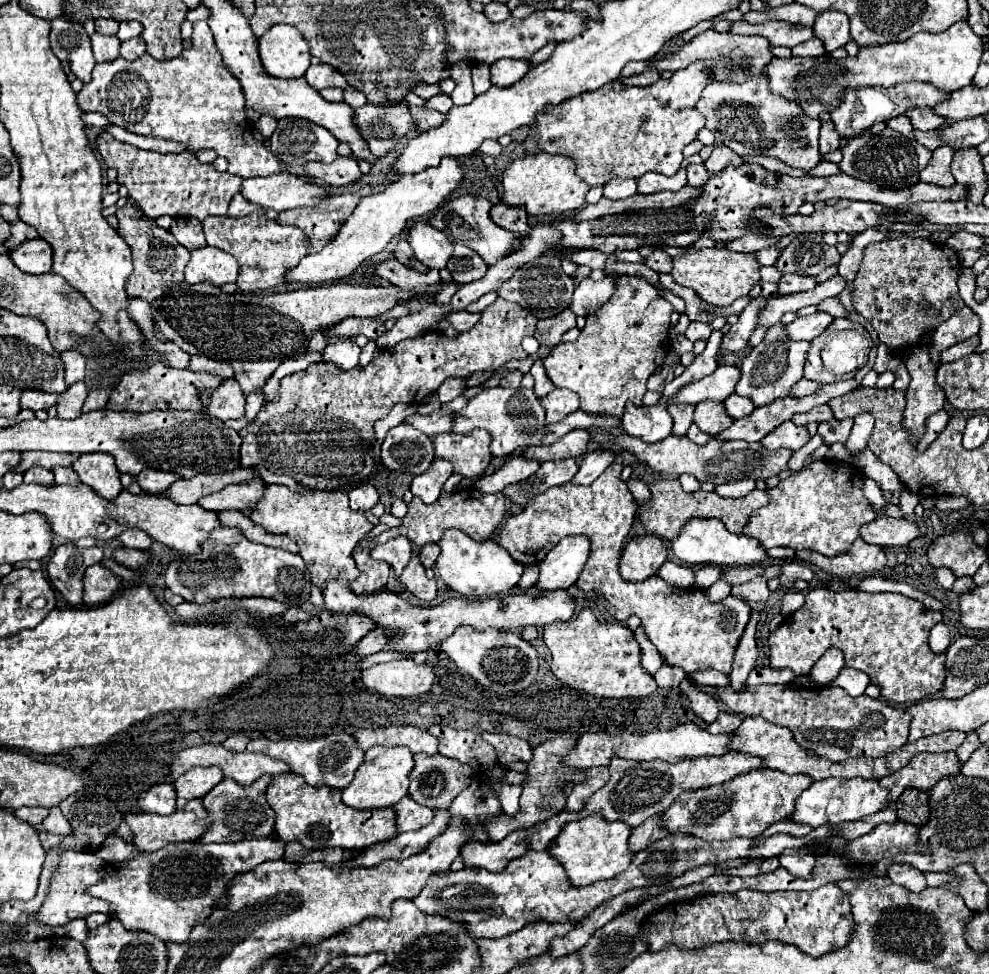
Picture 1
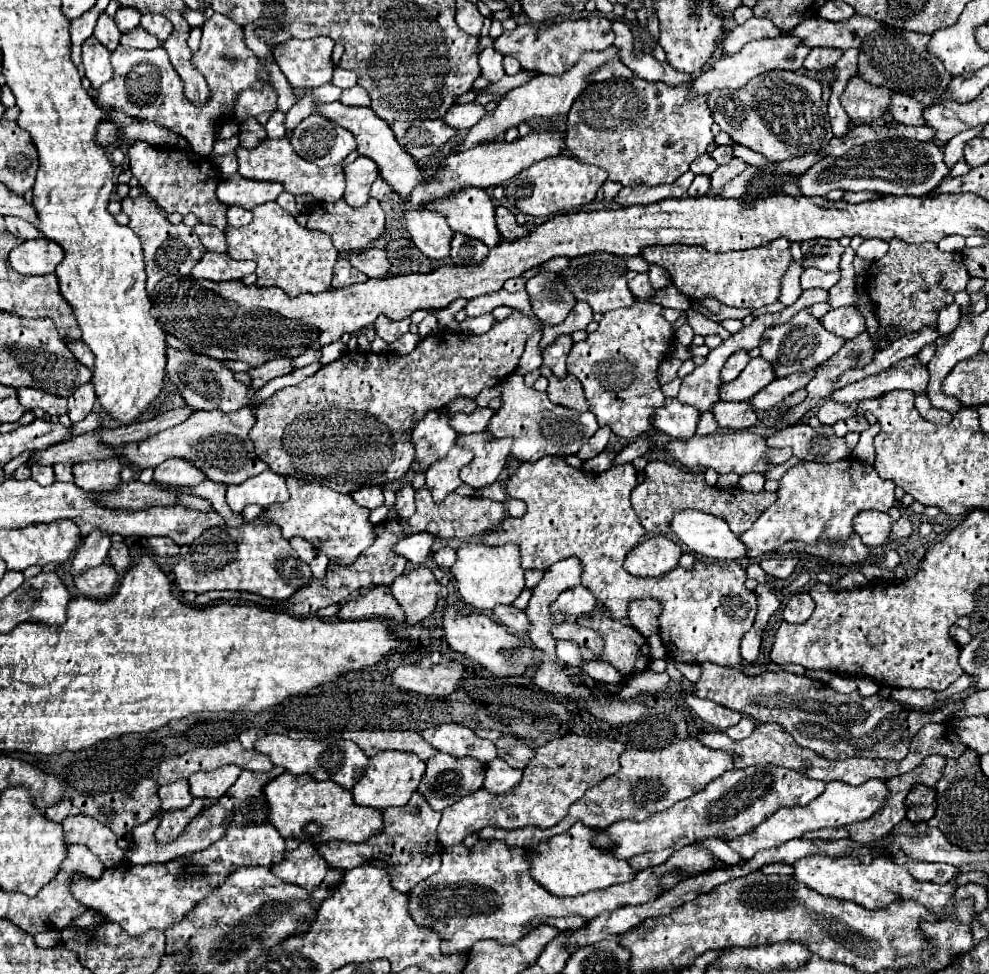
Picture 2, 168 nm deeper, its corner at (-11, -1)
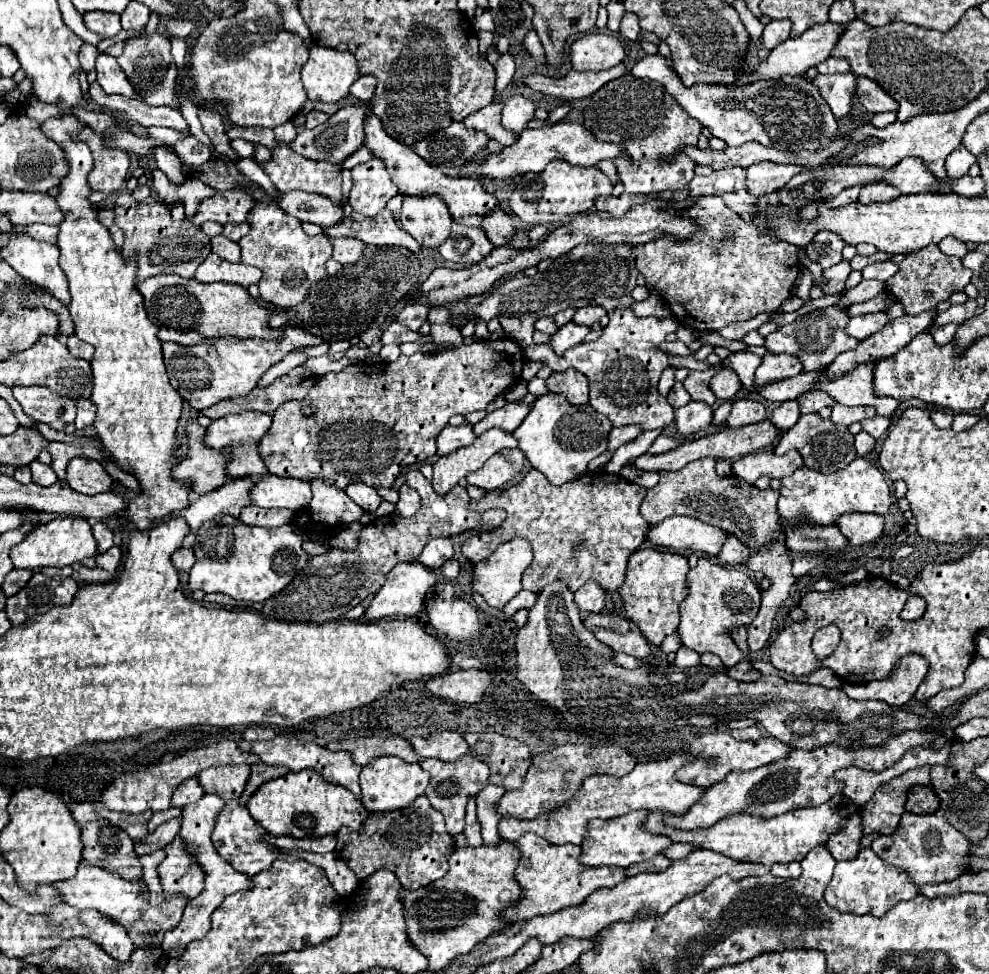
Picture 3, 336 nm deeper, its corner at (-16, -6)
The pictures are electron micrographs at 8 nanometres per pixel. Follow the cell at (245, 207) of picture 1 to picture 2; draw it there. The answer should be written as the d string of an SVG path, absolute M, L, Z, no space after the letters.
M229 207L227 211L227 225L229 227L243 227L249 225L253 219L253 213L249 209L241 209L241 207Z

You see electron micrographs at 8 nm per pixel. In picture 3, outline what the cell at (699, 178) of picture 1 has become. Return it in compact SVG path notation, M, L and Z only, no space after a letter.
M698 196L688 212L704 220L704 232L700 232L696 240L688 240L688 244L676 244L676 240L656 240L656 244L636 248L636 268L646 278L646 286L654 286L664 296L666 304L672 308L672 316L680 324L700 332L720 330L730 322L748 320L760 312L774 312L786 298L792 296L794 282L800 272L798 248L794 244L760 236L748 220L740 216L734 218L720 196Z

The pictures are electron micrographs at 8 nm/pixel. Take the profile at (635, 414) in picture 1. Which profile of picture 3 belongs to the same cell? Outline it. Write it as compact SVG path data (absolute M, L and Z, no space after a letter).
M688 402L676 408L676 428L682 436L698 434L712 424L712 408L704 402Z

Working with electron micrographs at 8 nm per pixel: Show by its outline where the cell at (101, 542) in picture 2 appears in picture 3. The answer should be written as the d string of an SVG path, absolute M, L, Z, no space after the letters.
M102 522L94 524L94 526L92 526L92 532L94 532L94 538L96 538L96 542L98 542L98 554L104 554L108 548L114 546L112 530L110 530L106 524L102 524Z

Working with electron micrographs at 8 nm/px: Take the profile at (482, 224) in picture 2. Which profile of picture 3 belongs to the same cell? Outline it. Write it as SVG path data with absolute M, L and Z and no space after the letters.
M366 114L364 118L364 146L380 160L386 162L388 174L392 178L392 182L398 186L400 194L406 196L414 196L414 198L432 198L438 196L450 210L452 218L456 224L460 226L474 226L474 228L482 228L484 216L494 210L498 206L498 200L484 190L482 182L478 178L450 178L444 176L440 170L436 170L436 166L428 164L426 160L422 160L412 148L408 148L406 144L394 140L392 136L386 134L386 130L382 128L382 122L378 116L374 114Z

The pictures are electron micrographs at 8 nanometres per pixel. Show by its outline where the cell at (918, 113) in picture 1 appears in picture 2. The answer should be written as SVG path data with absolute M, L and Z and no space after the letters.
M895 93L891 97L891 101L893 103L889 107L889 113L893 115L895 121L905 123L905 125L921 125L921 123L925 123L923 121L923 105L917 103L915 99Z

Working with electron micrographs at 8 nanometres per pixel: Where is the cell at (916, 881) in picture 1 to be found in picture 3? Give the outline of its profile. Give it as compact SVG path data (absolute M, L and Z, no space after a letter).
M904 812L894 834L876 838L872 842L872 850L886 864L892 864L902 872L908 872L918 886L924 886L924 884L942 884L958 878L962 874L960 856L964 856L970 850L970 846L968 846L968 840L964 840L964 834L952 828L944 818L936 814L916 816L916 814Z

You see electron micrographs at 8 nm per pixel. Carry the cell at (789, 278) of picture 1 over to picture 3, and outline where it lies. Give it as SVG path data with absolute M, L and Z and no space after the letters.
M842 260L840 264L828 268L822 272L820 282L816 282L816 286L828 296L828 294L842 294L844 292L844 282L848 278L848 274L852 272L850 262Z

